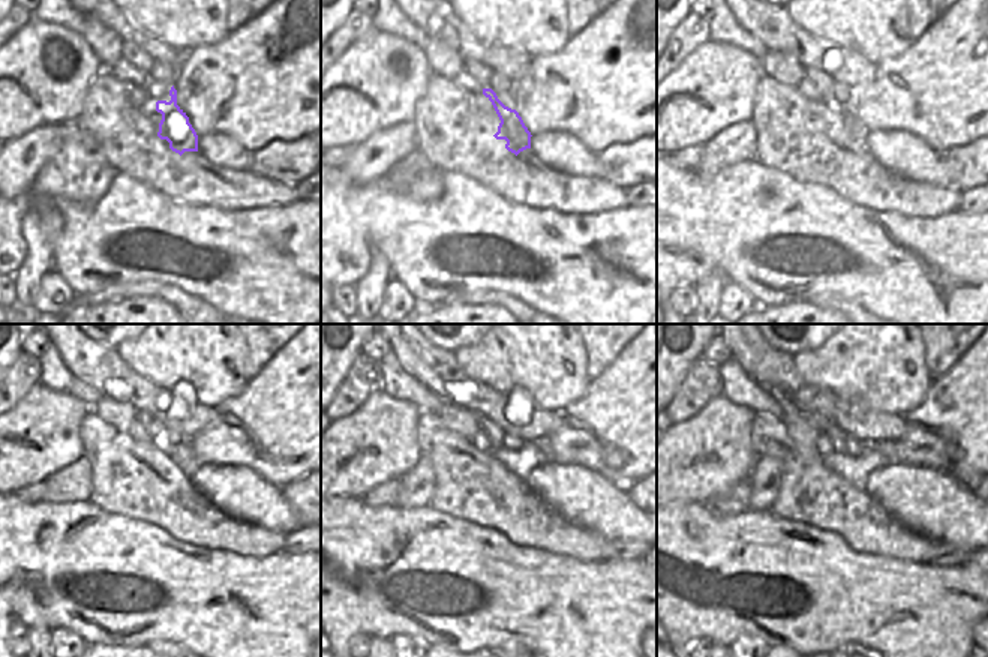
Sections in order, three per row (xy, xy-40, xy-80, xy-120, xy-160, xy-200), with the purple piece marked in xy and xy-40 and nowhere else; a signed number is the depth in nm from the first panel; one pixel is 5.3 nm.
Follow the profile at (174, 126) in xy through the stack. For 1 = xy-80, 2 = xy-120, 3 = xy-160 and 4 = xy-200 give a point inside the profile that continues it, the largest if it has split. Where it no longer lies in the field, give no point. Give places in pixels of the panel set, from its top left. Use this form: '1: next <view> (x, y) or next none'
1: next xy-80 (849, 129)
2: next xy-120 (170, 473)
3: next xy-160 (501, 473)
4: next xy-200 (831, 473)

